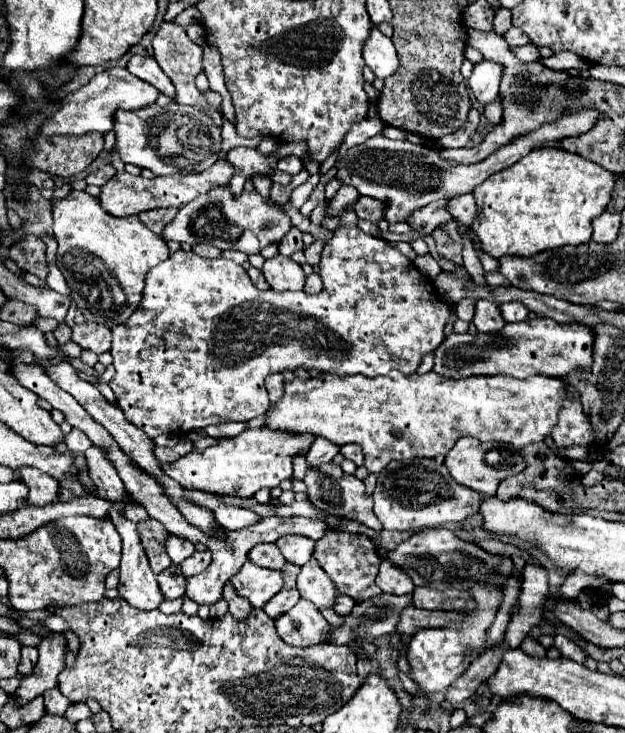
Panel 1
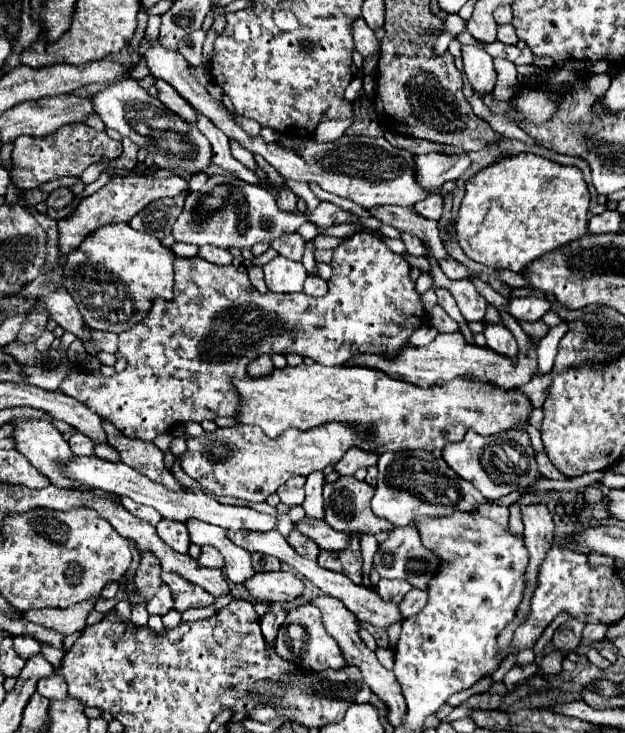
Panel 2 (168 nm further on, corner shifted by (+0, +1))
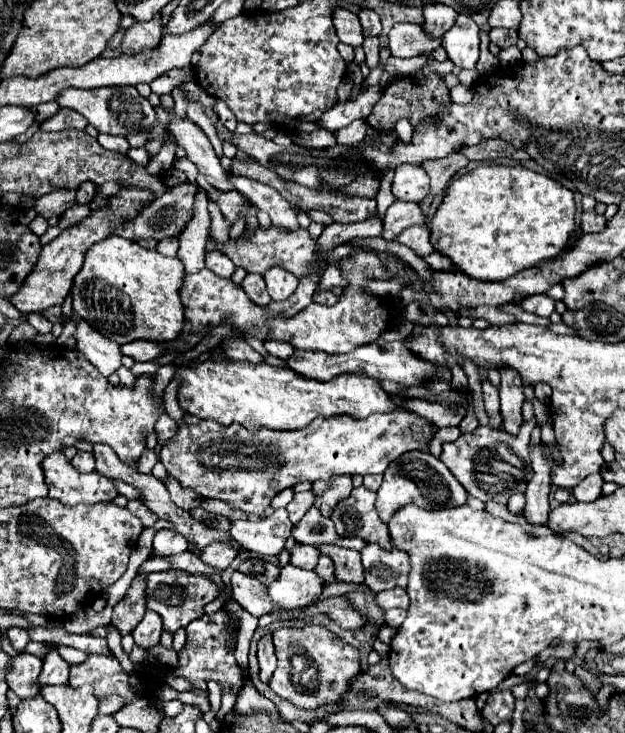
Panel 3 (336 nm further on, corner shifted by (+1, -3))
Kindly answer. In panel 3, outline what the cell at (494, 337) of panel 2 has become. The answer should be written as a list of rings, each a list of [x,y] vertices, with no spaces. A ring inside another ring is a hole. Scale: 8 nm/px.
[[[505,369],[505,373],[501,373],[501,417],[503,417],[503,431],[509,435],[517,435],[519,427],[523,423],[521,417],[521,405],[525,401],[523,395],[523,385],[521,379],[517,377],[517,373]]]

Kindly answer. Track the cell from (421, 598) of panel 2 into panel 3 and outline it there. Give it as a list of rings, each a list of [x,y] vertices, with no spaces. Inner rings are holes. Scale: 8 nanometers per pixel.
[[[389,609],[389,611],[385,611],[385,621],[383,623],[393,627],[393,629],[399,629],[401,623],[405,621],[405,617],[407,617],[405,609]]]

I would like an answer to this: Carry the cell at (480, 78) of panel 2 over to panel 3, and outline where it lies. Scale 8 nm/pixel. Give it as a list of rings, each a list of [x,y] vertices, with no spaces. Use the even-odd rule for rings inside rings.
[[[457,15],[451,29],[443,33],[441,47],[457,67],[475,69],[479,59],[479,27],[469,17]]]

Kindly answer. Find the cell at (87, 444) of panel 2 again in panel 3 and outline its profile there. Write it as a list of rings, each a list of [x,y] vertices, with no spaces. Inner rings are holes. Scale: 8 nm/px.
[[[77,451],[77,455],[73,457],[71,465],[73,465],[79,473],[91,473],[91,471],[95,471],[95,457],[93,457],[91,453]]]

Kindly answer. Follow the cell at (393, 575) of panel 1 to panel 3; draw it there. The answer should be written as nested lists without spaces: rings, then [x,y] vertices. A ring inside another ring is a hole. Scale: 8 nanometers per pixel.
[[[397,587],[397,589],[389,589],[389,591],[381,591],[375,595],[377,603],[381,609],[393,609],[393,607],[401,607],[407,609],[409,607],[409,595],[405,593],[405,589]]]

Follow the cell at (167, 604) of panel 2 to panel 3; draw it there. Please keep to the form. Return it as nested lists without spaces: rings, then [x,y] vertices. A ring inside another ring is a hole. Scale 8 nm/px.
[[[145,613],[143,621],[137,625],[137,629],[131,633],[135,639],[135,645],[141,647],[143,651],[151,651],[155,645],[159,645],[161,637],[161,617],[157,613]]]

